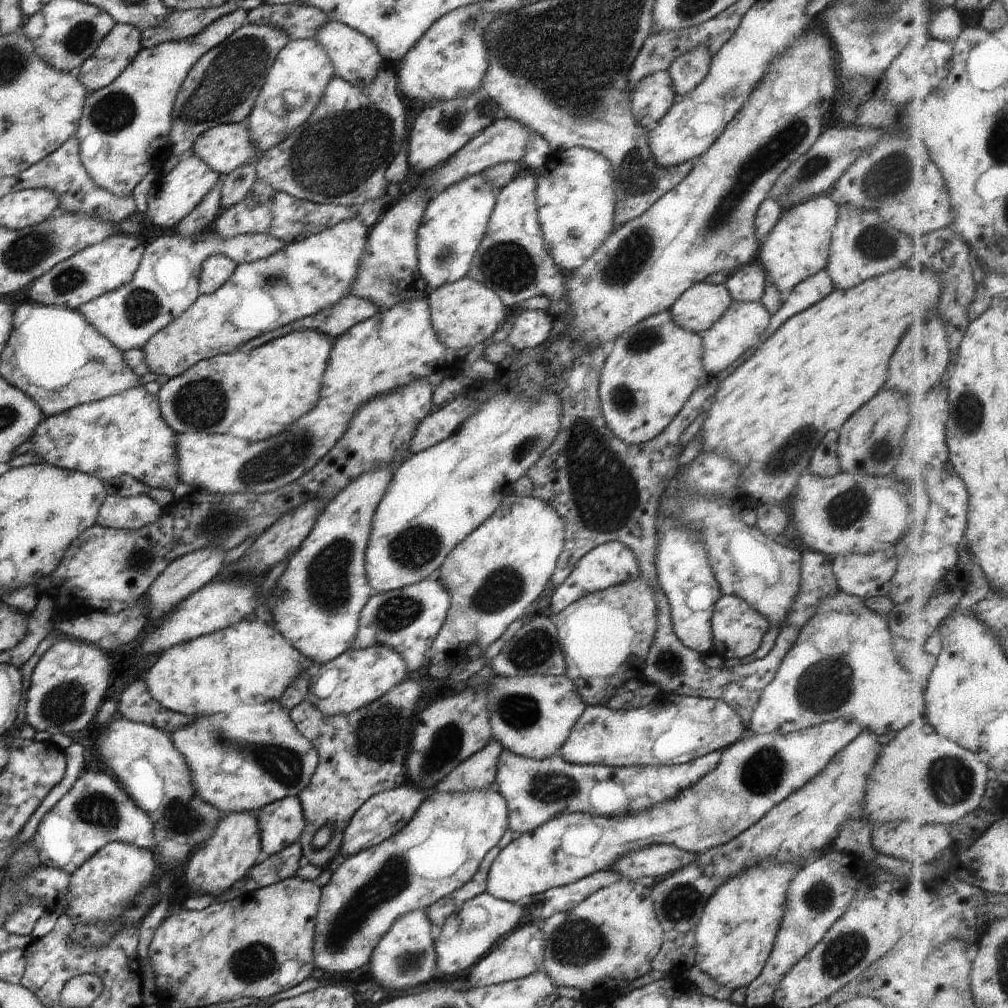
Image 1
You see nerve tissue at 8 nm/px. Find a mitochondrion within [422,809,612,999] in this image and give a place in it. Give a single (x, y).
(575, 942)

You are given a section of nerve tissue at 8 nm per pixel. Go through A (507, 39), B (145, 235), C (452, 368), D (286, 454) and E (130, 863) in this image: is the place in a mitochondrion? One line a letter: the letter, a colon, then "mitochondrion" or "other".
A: mitochondrion
B: other
C: other
D: mitochondrion
E: other

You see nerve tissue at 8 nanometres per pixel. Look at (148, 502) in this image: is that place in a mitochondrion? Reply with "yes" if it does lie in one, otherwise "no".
no

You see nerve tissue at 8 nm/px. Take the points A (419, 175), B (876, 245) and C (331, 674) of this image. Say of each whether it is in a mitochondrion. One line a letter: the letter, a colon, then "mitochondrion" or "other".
A: other
B: mitochondrion
C: other

